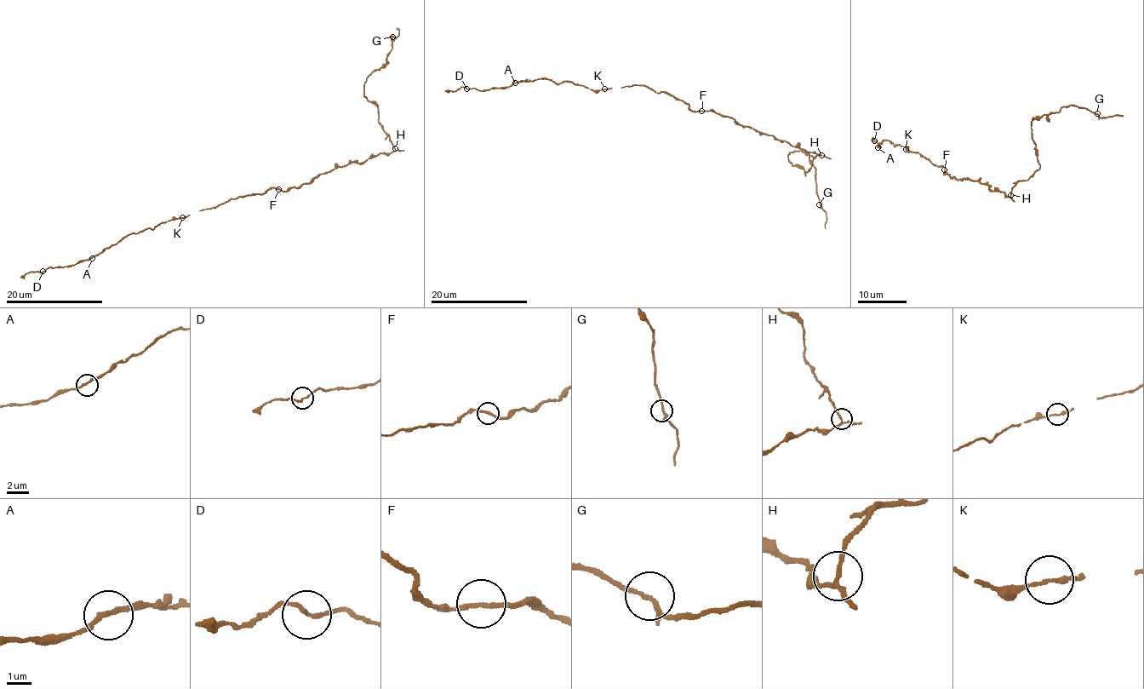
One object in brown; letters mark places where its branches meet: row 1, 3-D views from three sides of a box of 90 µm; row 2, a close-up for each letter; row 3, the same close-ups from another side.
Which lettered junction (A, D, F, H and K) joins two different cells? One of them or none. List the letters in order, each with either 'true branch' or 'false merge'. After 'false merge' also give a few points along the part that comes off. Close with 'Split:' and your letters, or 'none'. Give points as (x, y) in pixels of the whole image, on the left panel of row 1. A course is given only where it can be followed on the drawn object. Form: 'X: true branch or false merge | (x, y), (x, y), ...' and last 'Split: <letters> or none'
A: true branch
D: true branch
F: true branch
H: false merge | (395, 148), (379, 122), (377, 106), (364, 96), (364, 82), (386, 62), (397, 28)
K: true branch
Split: H

